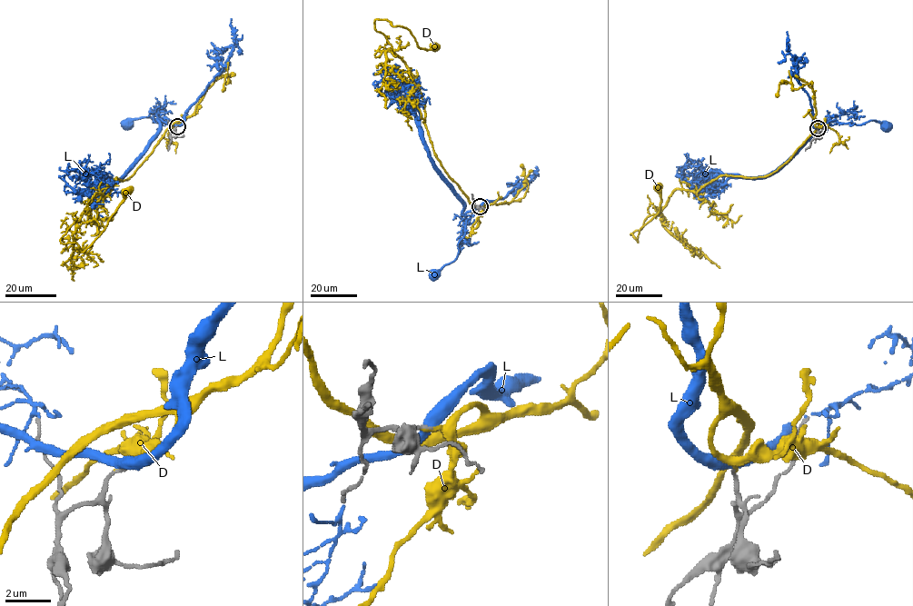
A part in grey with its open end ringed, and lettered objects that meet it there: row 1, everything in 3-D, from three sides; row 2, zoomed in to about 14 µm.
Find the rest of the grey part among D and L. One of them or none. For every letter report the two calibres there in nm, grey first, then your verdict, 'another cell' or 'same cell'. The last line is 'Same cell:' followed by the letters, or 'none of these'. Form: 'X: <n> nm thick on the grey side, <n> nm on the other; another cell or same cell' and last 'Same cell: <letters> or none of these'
D: 160 nm thick on the grey side, 160 nm on the other; same cell
L: 160 nm thick on the grey side, 420 nm on the other; another cell
Same cell: D

